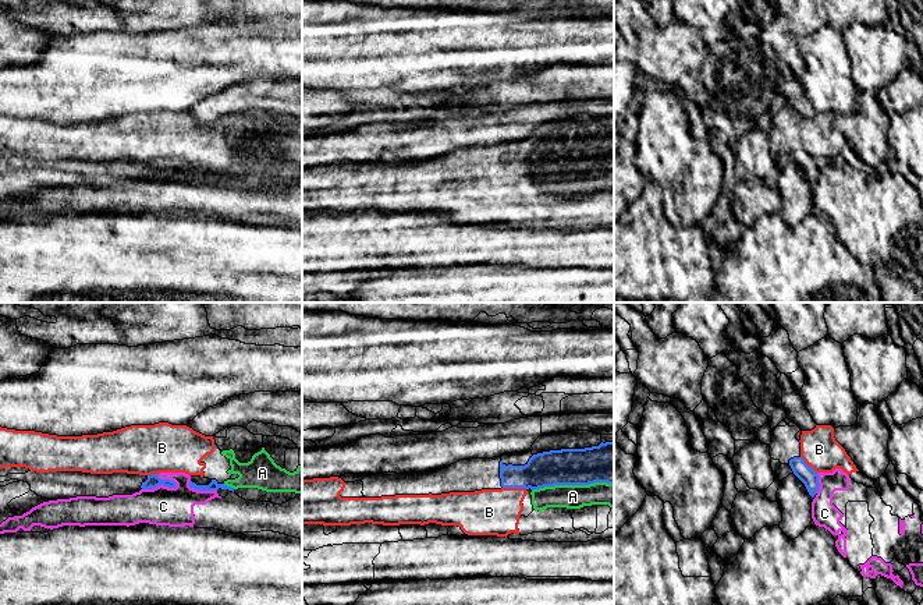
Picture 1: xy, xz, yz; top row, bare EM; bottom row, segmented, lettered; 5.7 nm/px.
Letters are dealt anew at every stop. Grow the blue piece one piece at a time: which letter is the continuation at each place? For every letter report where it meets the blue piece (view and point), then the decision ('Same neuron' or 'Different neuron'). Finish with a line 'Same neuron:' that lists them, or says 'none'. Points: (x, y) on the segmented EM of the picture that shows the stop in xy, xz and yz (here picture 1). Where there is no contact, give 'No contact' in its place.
A: Touches blue at xz (572, 484). Same neuron
B: Touches blue at xz (514, 487). Same neuron
C: Touches blue at xy (159, 484). Different neuron
Same neuron: A, B

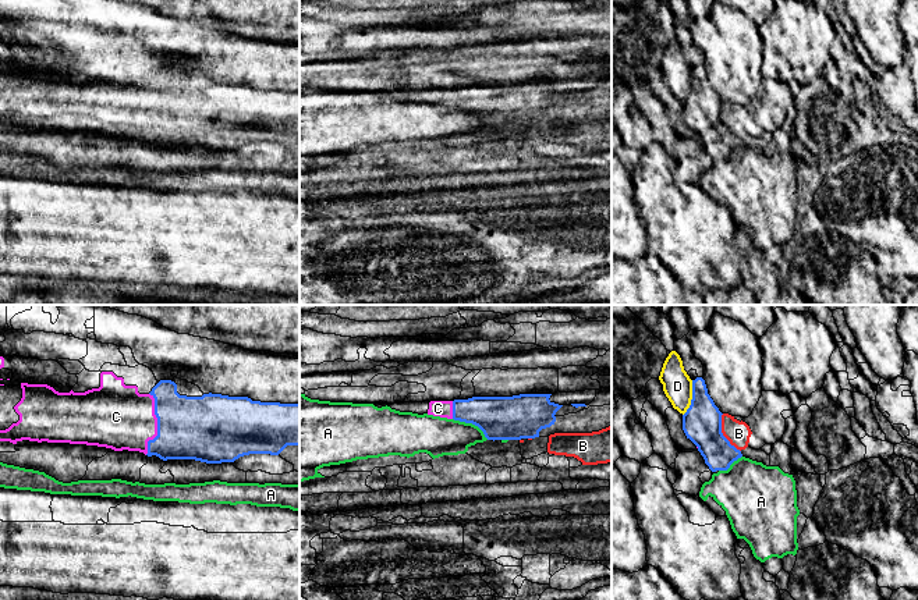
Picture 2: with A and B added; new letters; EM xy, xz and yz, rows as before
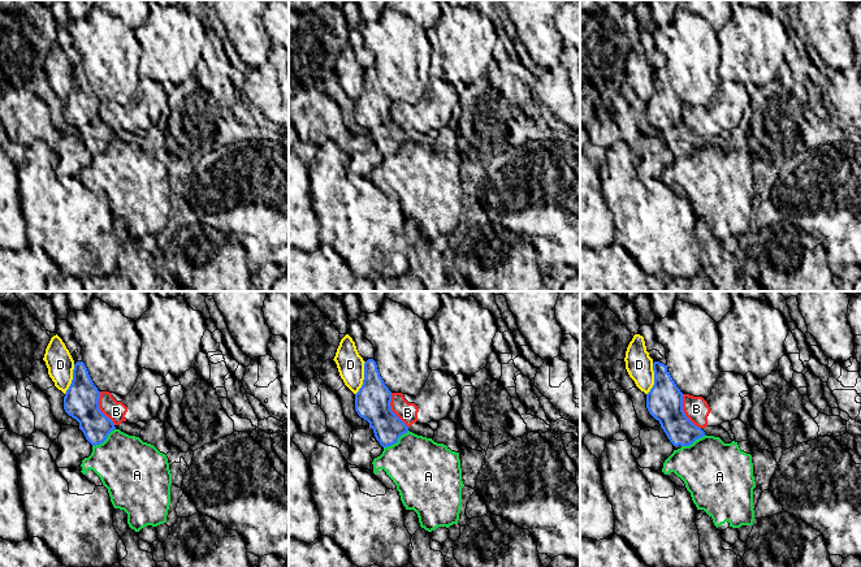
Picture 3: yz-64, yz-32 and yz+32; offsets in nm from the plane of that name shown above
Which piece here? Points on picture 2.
A: Touches blue at xz (471, 422). Different neuron
B: Touches blue at yz (722, 433). Different neuron
C: Touches blue at xy (158, 425). Same neuron
D: Touches blue at yz (693, 398). Different neuron
Same neuron: C

